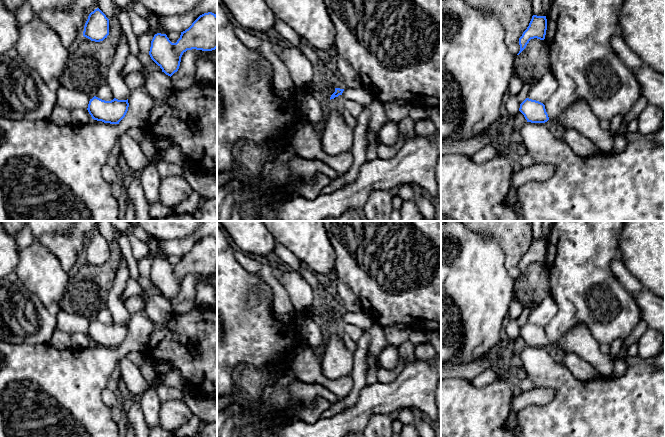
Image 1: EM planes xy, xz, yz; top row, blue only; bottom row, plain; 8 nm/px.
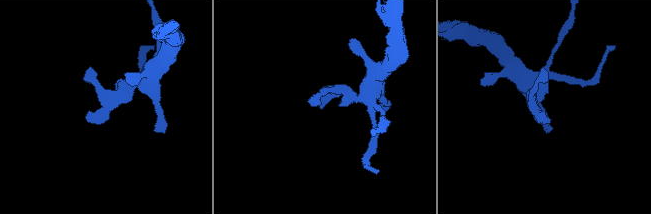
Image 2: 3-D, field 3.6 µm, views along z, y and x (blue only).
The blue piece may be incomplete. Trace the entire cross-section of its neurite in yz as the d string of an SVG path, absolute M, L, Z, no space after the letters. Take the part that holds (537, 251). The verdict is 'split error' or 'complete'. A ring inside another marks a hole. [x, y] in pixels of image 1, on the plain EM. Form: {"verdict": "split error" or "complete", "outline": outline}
{"verdict": "complete", "outline": "M533 239L527 253L523 256L519 262L520 275L519 279L527 270L531 263L537 262L540 264L545 263L547 254L547 243L546 240Z"}

